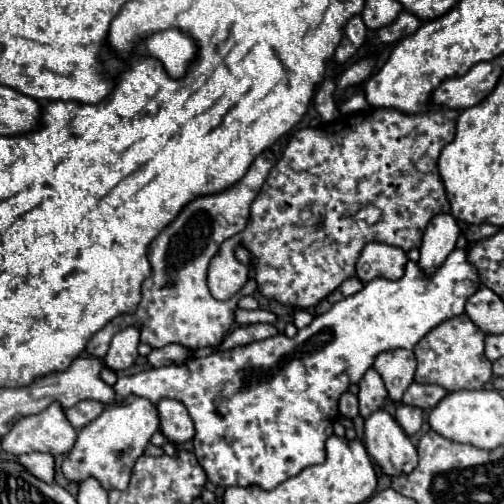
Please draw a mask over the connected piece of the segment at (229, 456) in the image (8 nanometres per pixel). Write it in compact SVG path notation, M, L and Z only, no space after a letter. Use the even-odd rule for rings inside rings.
M455 248L443 266L425 274L417 262L407 262L405 274L399 280L375 278L363 286L361 292L343 298L329 312L315 316L315 320L297 332L295 338L277 334L273 338L237 346L207 358L189 360L185 366L151 368L135 376L117 378L113 390L117 398L129 394L143 396L157 404L161 398L175 398L183 402L195 422L195 456L207 478L217 486L251 486L257 484L265 490L293 478L303 468L325 462L325 440L333 434L339 410L337 402L349 384L357 384L375 356L393 350L411 350L429 330L441 322L457 318L465 312L465 302L481 288L479 272L467 258L467 248Z

